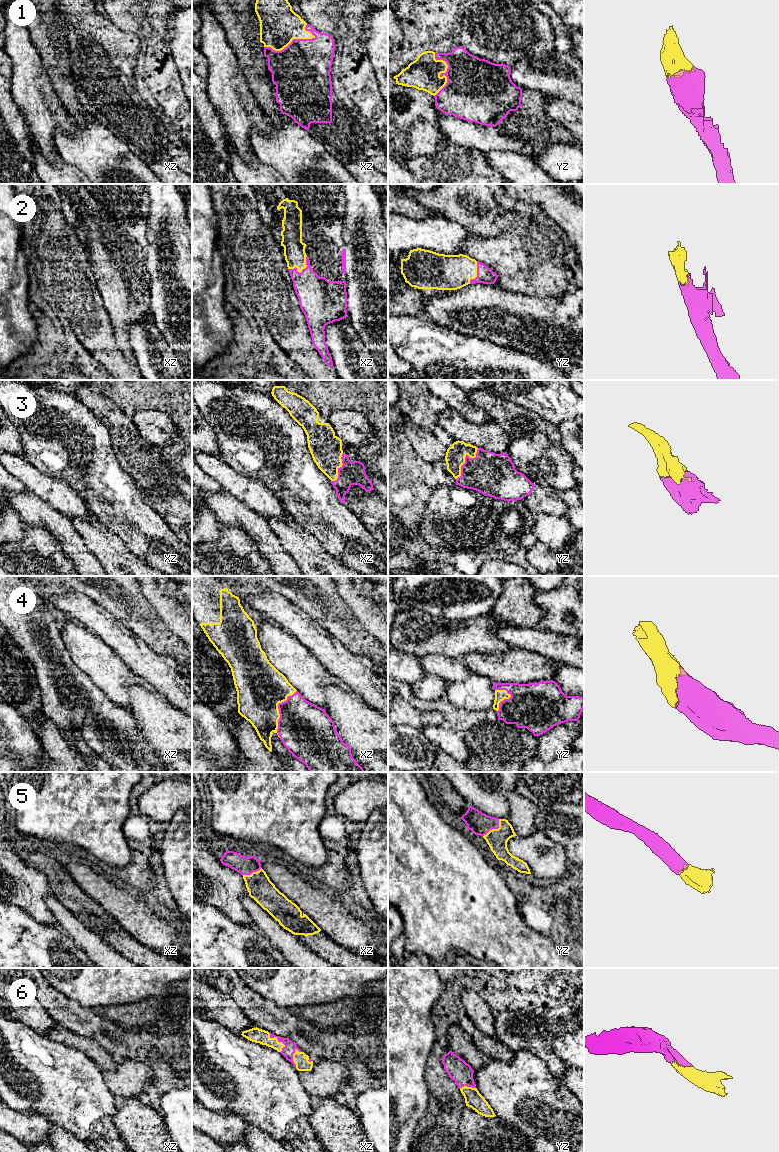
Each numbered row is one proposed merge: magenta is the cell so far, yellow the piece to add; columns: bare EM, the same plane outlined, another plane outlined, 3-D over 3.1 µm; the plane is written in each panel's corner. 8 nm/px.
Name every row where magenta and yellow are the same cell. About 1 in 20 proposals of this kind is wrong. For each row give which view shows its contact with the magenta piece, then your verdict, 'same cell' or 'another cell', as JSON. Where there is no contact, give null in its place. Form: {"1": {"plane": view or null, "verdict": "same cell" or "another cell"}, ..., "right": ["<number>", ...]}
{"1": {"plane": "xz", "verdict": "same cell"}, "2": {"plane": "xz", "verdict": "same cell"}, "3": {"plane": "yz", "verdict": "same cell"}, "4": {"plane": "xz", "verdict": "same cell"}, "5": {"plane": "yz", "verdict": "same cell"}, "6": {"plane": "xz", "verdict": "same cell"}, "right": ["1", "2", "3", "4", "5", "6"]}

